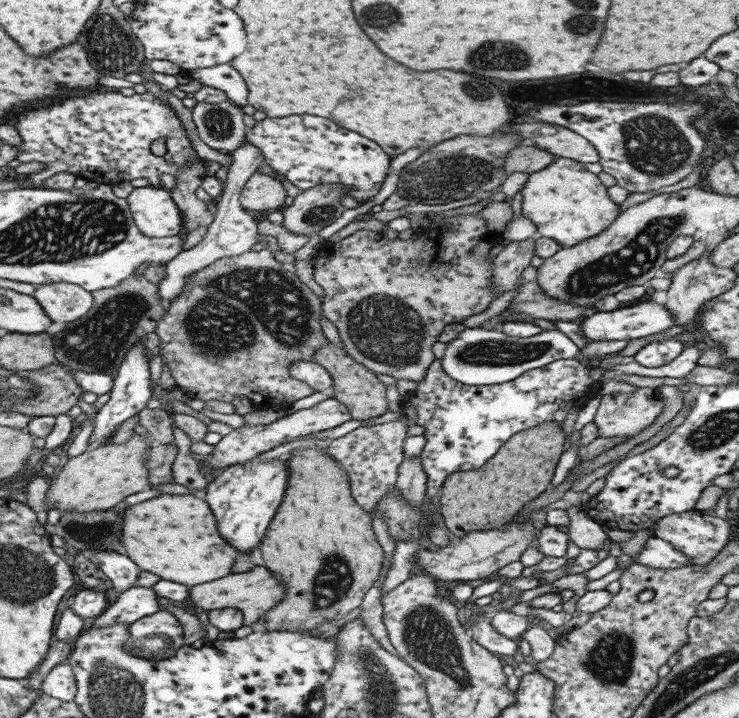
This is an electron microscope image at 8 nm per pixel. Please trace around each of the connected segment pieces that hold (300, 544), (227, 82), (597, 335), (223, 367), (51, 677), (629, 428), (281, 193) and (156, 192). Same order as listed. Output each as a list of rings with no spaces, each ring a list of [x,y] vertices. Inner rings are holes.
[[[307,447],[307,448],[295,448],[289,451],[289,458],[287,458],[287,486],[285,486],[285,492],[283,492],[283,498],[279,502],[277,512],[273,515],[271,522],[265,529],[263,539],[259,542],[259,550],[261,550],[261,556],[263,558],[264,568],[274,575],[275,579],[280,581],[282,585],[284,596],[270,609],[267,610],[260,618],[256,621],[261,631],[265,633],[279,633],[279,632],[291,632],[298,634],[308,635],[311,630],[315,629],[315,626],[323,624],[323,622],[329,622],[329,620],[340,619],[353,609],[360,607],[365,594],[372,588],[372,585],[378,580],[380,571],[383,567],[383,549],[377,542],[375,532],[371,526],[372,516],[367,514],[351,496],[349,490],[349,478],[347,474],[337,466],[337,462],[327,454],[326,450],[320,447]]]
[[[229,63],[209,66],[209,68],[181,69],[177,73],[185,74],[189,79],[198,80],[201,85],[223,91],[227,100],[235,106],[242,108],[246,104],[248,91],[245,88],[245,82]]]
[[[645,300],[624,307],[620,305],[617,309],[611,311],[594,311],[589,317],[585,317],[580,323],[581,335],[585,335],[589,342],[596,340],[631,340],[632,338],[641,338],[649,334],[665,332],[673,328],[675,321],[665,305],[658,304],[652,300]]]
[[[266,247],[259,251],[249,250],[236,257],[223,257],[221,260],[213,261],[211,264],[195,271],[195,273],[191,273],[191,275],[185,279],[185,285],[181,288],[179,295],[173,298],[173,301],[169,301],[165,314],[156,322],[154,332],[161,342],[160,356],[164,358],[163,362],[167,364],[175,387],[182,388],[190,397],[203,401],[215,399],[231,402],[236,395],[241,395],[248,398],[254,408],[261,410],[263,408],[269,408],[271,404],[273,404],[273,406],[289,405],[294,400],[305,398],[313,393],[313,388],[288,376],[288,367],[291,361],[313,360],[315,350],[321,347],[323,343],[327,343],[327,338],[325,338],[320,326],[320,318],[322,315],[321,303],[322,300],[319,300],[319,297],[313,294],[313,292],[295,276],[293,264],[281,264],[281,262],[276,261]],[[183,318],[186,320],[186,326],[168,326],[162,323],[162,320],[183,320]]]
[[[61,662],[47,671],[41,681],[39,692],[61,701],[73,701],[76,686],[71,667],[66,662]]]
[[[637,387],[631,393],[609,393],[601,395],[599,405],[592,419],[593,424],[597,427],[597,436],[605,438],[613,438],[619,436],[621,442],[633,438],[635,434],[639,434],[643,428],[651,426],[653,420],[663,412],[663,398],[657,387]]]
[[[254,173],[243,184],[238,196],[239,204],[251,212],[257,210],[280,210],[286,194],[283,185],[277,179],[265,174]]]
[[[137,187],[126,197],[133,223],[148,238],[182,234],[181,214],[169,190],[160,187]]]

